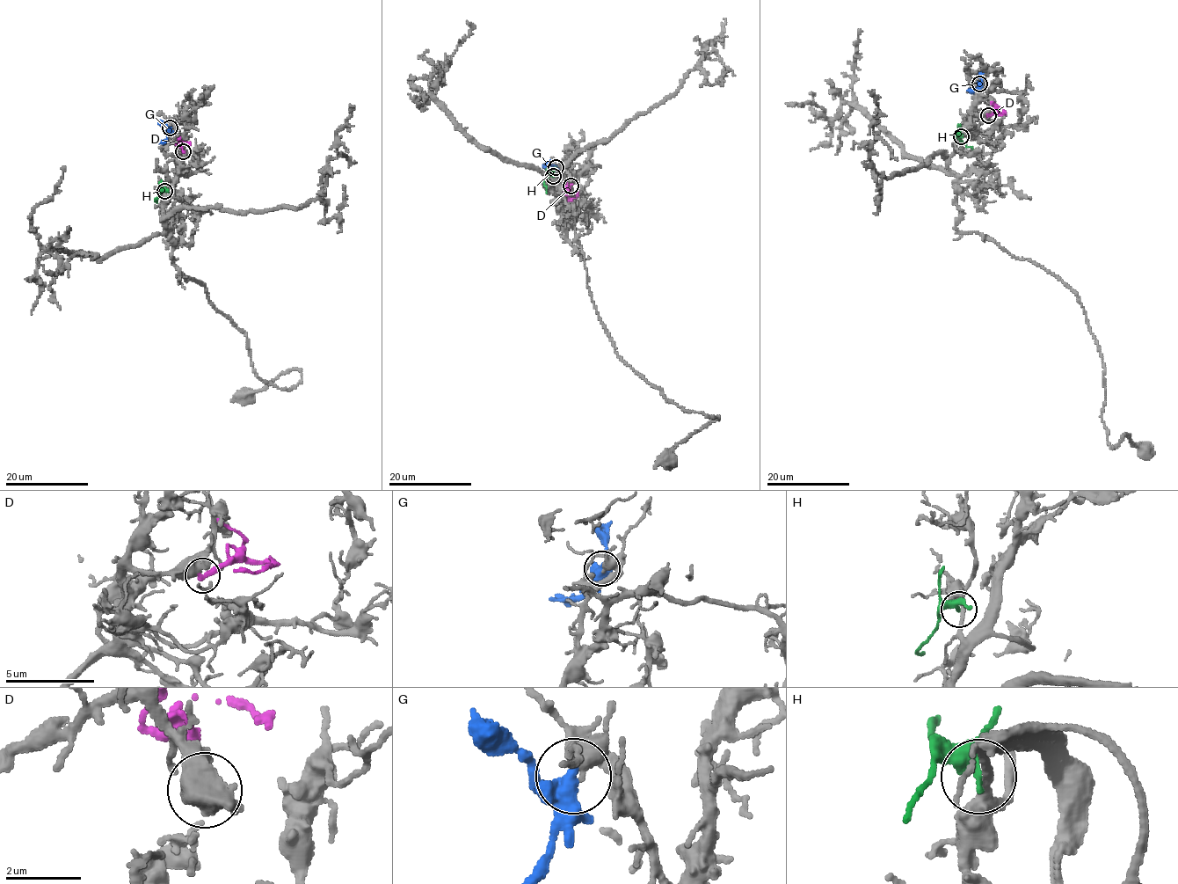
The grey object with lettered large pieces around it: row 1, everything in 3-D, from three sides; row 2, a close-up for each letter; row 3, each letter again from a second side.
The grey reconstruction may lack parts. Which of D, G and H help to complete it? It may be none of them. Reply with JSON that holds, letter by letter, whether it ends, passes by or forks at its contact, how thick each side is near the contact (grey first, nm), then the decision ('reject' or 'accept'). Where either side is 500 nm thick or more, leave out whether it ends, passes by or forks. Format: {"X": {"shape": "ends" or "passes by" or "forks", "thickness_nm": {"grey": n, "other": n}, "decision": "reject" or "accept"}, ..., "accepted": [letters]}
{"D": {"thickness_nm": {"grey": 550, "other": 320}, "decision": "reject"}, "G": {"shape": "forks", "thickness_nm": {"grey": 320, "other": 360}, "decision": "reject"}, "H": {"shape": "passes by", "thickness_nm": {"grey": 240, "other": 280}, "decision": "reject"}, "accepted": []}

